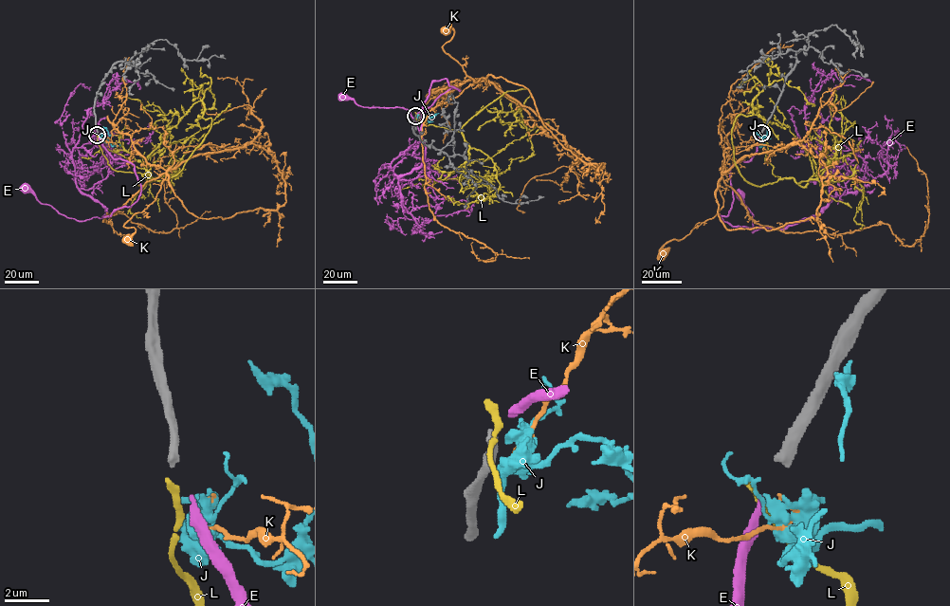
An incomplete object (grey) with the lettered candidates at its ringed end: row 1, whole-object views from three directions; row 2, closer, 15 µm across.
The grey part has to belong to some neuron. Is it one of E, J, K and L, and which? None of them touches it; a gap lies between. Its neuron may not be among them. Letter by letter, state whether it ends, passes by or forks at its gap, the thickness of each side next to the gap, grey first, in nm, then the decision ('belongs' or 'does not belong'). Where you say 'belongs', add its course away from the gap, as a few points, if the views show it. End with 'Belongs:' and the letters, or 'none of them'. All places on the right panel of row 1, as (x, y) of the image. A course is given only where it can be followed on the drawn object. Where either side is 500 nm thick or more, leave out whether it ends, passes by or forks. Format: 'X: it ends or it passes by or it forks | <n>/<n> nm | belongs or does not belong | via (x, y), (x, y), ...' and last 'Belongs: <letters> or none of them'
E: it ends | 440/240 nm | belongs | via (759, 136), (754, 156), (730, 169), (732, 207), (720, 216), (733, 226), (784, 229), (752, 231), (740, 194)
J: it ends | 440/360 nm | does not belong
K: it ends | 440/100 nm | does not belong
L: it ends | 440/360 nm | does not belong
Belongs: E

